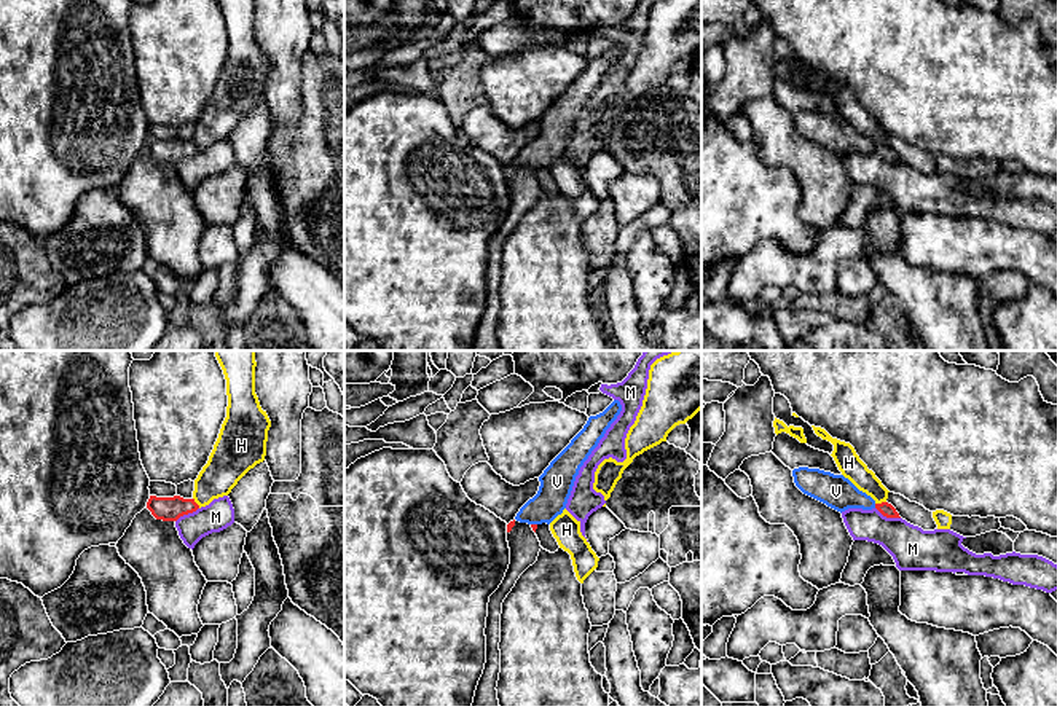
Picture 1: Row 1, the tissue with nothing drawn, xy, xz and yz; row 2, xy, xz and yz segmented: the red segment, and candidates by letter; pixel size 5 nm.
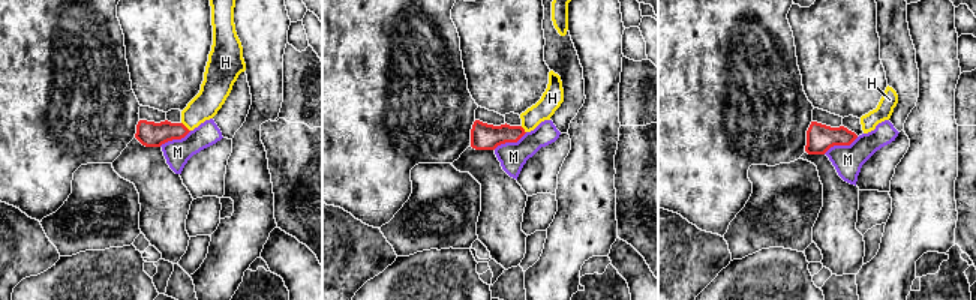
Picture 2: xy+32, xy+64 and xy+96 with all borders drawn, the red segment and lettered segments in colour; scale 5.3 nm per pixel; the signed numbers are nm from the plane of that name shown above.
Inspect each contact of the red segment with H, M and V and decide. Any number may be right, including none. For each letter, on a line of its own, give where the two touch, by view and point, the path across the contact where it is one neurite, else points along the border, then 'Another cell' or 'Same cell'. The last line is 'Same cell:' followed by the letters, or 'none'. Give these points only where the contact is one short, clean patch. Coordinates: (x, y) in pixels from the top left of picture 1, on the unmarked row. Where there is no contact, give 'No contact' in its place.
H: Touches red at yz (882, 145). Another cell
M: Touches red at yz (888, 160). Boundary: yz (876, 150), (887, 160), (899, 161). Another cell
V: Touches red at yz (876, 149). Path across: yz (885, 152), (876, 149), (836, 134). Same cell
Same cell: V

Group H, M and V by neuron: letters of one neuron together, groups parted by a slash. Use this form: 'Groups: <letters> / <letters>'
Groups: H / M / V

